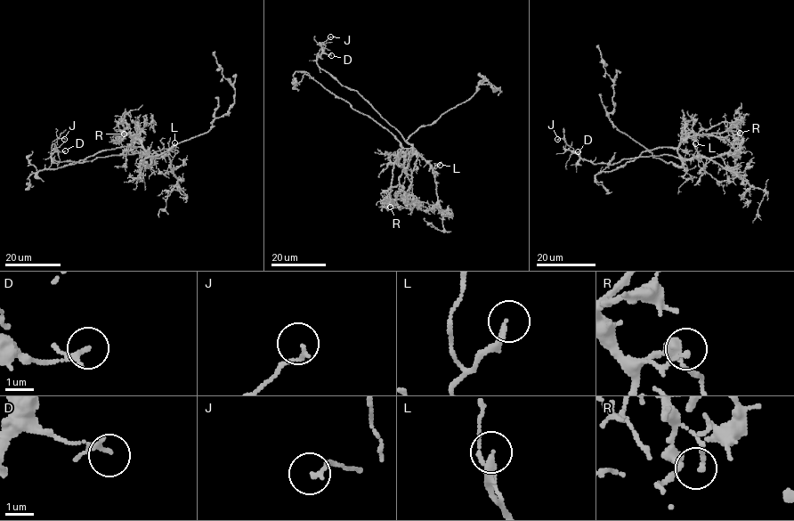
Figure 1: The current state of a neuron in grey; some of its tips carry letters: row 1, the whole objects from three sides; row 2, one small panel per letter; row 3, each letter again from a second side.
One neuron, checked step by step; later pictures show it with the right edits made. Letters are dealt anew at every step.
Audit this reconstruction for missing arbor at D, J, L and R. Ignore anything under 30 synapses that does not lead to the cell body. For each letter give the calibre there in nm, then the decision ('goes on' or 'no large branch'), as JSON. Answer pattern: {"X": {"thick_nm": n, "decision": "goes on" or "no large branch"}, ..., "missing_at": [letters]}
{"D": {"thick_nm": 130, "decision": "no large branch"}, "J": {"thick_nm": 140, "decision": "no large branch"}, "L": {"thick_nm": 200, "decision": "no large branch"}, "R": {"thick_nm": 150, "decision": "no large branch"}, "missing_at": []}

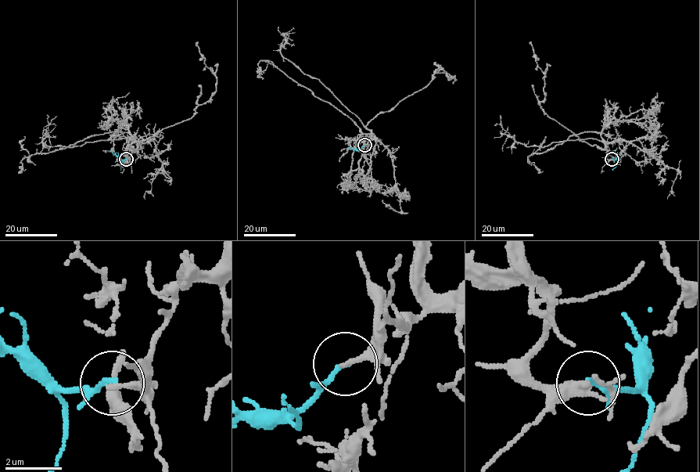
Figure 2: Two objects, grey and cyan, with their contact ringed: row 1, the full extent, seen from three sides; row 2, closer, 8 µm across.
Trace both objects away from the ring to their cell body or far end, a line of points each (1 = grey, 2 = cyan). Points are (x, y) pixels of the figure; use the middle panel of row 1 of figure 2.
1: (364, 145), (371, 139), (366, 125), (377, 115), (421, 90), (436, 73), (454, 77), (435, 62)
2: (364, 145), (359, 149), (348, 147)

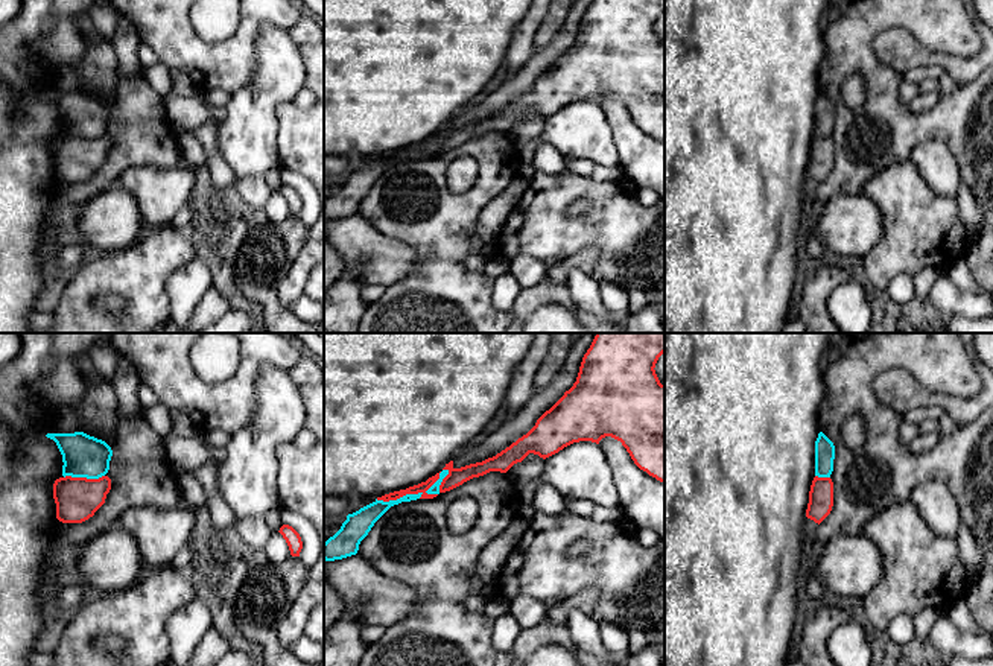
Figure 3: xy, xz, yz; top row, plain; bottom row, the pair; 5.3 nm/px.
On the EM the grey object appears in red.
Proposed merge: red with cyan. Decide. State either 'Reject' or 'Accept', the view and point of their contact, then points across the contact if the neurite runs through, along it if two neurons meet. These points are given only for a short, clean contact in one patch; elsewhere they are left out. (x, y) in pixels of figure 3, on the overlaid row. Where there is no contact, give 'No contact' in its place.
Reject. Touches red at xz (414, 493). Boundary: xz (449, 470), (423, 493), (376, 499)

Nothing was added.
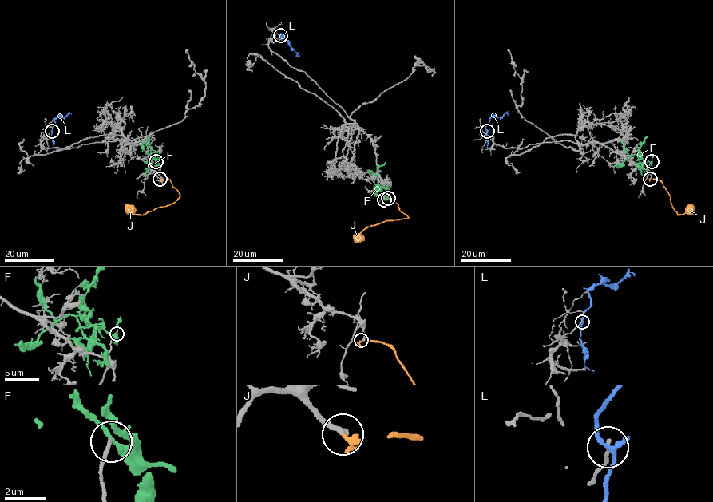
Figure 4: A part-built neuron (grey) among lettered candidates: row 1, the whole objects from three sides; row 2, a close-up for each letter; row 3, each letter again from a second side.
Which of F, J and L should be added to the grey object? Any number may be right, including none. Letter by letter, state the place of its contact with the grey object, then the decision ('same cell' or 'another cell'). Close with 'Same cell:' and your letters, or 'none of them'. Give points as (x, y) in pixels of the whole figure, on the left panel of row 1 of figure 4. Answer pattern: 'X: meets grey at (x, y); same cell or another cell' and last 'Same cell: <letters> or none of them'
F: meets grey at (156, 161); another cell
J: meets grey at (160, 179); same cell
L: meets grey at (52, 131); another cell
Same cell: J

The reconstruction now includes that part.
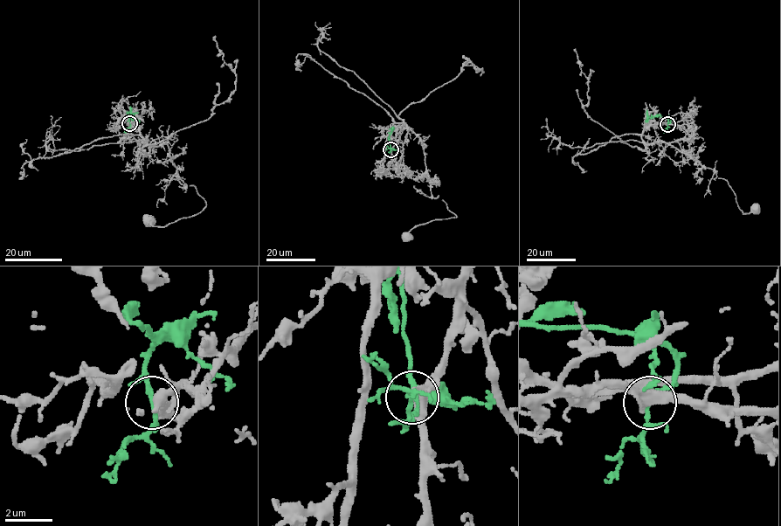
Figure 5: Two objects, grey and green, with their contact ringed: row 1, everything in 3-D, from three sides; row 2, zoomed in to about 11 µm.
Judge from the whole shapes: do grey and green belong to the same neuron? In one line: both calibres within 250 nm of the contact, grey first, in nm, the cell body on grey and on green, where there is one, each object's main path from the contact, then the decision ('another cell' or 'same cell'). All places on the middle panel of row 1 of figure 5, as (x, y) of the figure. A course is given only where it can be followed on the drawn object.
440/140 nm | grey (406, 237) | green none | grey via (390, 149), (397, 128), (403, 123), (421, 141), (431, 194), (456, 216), (416, 225), (406, 238) | green via (390, 149), (390, 134), (393, 127) | another cell

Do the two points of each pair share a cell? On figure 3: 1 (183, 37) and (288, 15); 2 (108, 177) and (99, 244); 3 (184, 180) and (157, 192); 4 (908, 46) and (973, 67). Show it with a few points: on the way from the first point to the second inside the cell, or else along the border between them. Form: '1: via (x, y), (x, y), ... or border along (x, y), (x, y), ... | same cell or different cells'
1: via (209, 50), (227, 50), (262, 15) | same cell
2: border along (114, 184), (95, 193), (85, 202) | different cells
3: via (178, 183), (163, 192) | same cell
4: via (925, 57), (937, 58), (957, 67) | same cell

